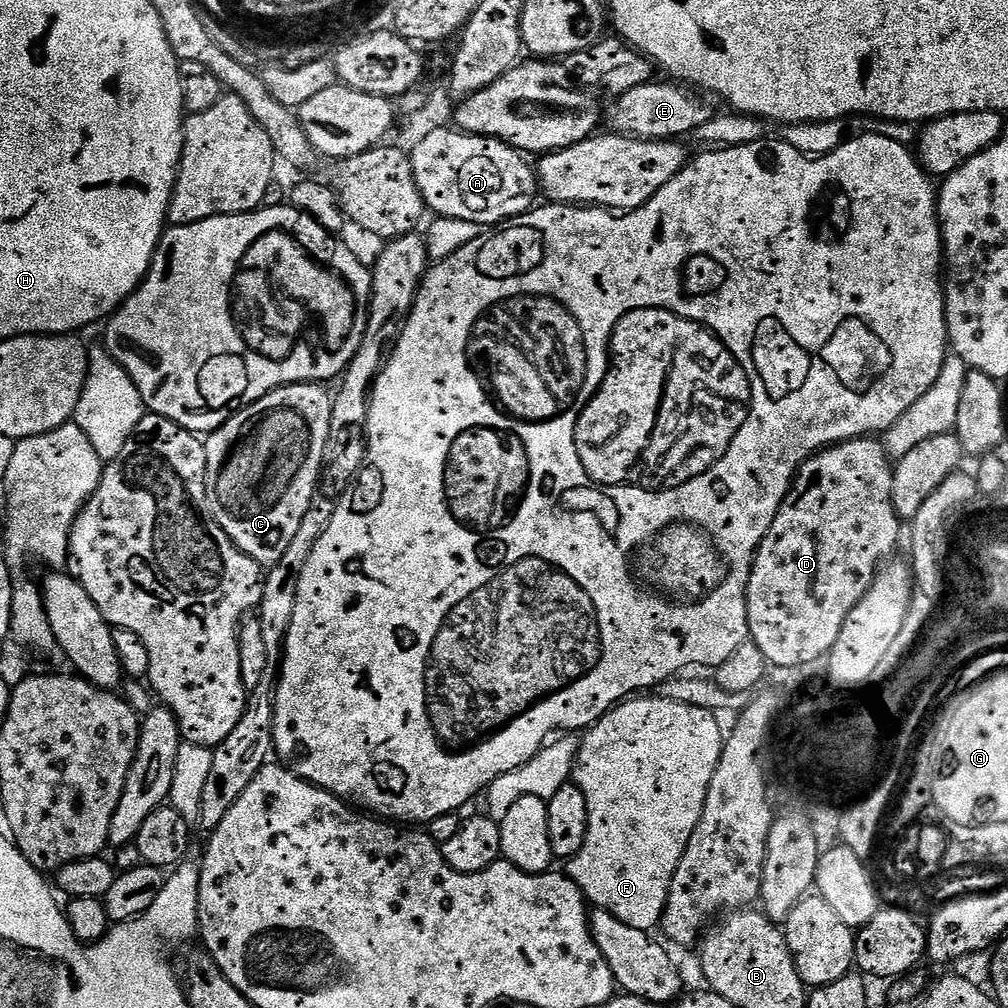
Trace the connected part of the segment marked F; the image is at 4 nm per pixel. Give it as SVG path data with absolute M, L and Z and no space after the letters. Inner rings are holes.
M644 694L639 698L629 698L610 709L597 724L593 724L583 733L580 740L580 752L576 756L574 769L574 782L582 790L582 794L586 794L588 833L582 850L578 850L578 854L574 854L571 860L567 861L566 875L581 888L584 892L584 899L589 905L614 914L614 918L618 918L620 922L626 922L626 926L634 926L634 930L651 933L659 929L664 919L664 911L668 909L668 895L670 886L674 882L674 870L678 870L678 862L682 862L682 854L686 854L686 846L702 818L702 810L706 806L706 794L710 790L714 770L724 752L726 732L725 729L720 729L720 724L716 719L718 719L717 713L706 710L702 706L674 702L662 698L659 694Z

